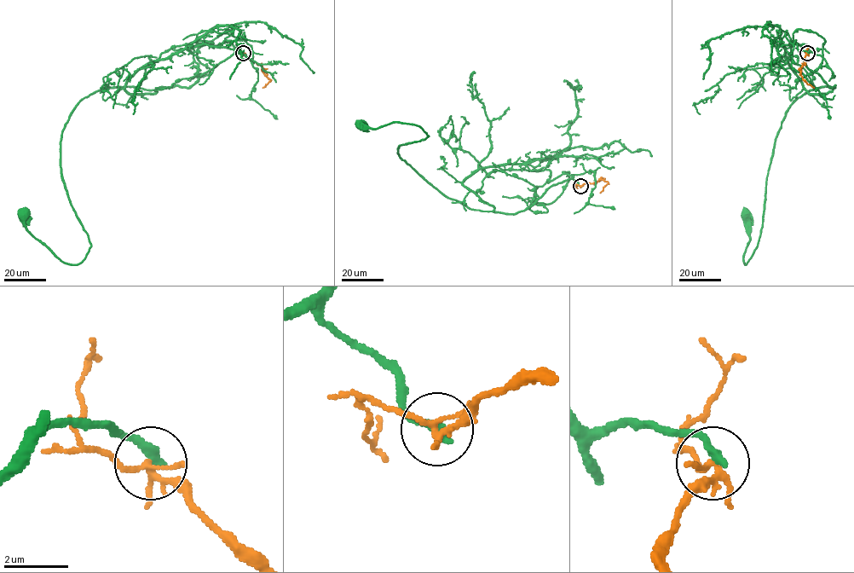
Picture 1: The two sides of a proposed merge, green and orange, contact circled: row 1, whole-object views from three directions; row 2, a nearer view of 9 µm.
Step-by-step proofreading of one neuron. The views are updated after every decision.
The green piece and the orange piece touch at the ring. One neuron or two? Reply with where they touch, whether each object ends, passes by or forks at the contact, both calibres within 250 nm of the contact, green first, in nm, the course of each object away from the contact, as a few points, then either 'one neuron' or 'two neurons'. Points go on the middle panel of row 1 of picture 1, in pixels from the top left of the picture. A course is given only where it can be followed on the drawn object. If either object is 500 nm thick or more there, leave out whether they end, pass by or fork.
place (580, 186); green ends; orange forks; calibres 300 and 160 nm; course green (580, 186), (553, 184), (516, 213), (470, 209), (400, 157), (400, 146), (429, 136), (418, 126), (360, 124); course orange (580, 186), (601, 179), (606, 181), (608, 183), (600, 193); two neurons

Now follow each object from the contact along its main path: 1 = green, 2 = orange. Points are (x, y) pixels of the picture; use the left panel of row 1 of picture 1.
1: (243, 53), (188, 88), (111, 87), (78, 103), (60, 168), (91, 245), (81, 262), (61, 262), (23, 215)
2: (243, 53), (261, 66), (263, 73), (270, 80), (262, 87)

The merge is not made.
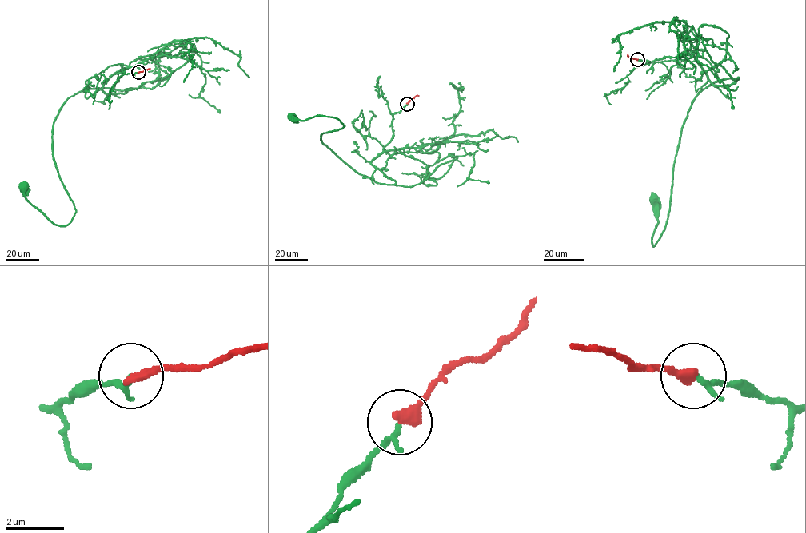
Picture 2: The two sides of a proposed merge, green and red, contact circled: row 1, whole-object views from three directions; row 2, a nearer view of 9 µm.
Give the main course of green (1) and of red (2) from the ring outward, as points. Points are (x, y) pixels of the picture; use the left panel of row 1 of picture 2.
1: (138, 72), (102, 89), (125, 93), (70, 96), (53, 122), (68, 224), (23, 188)
2: (138, 72), (149, 68)

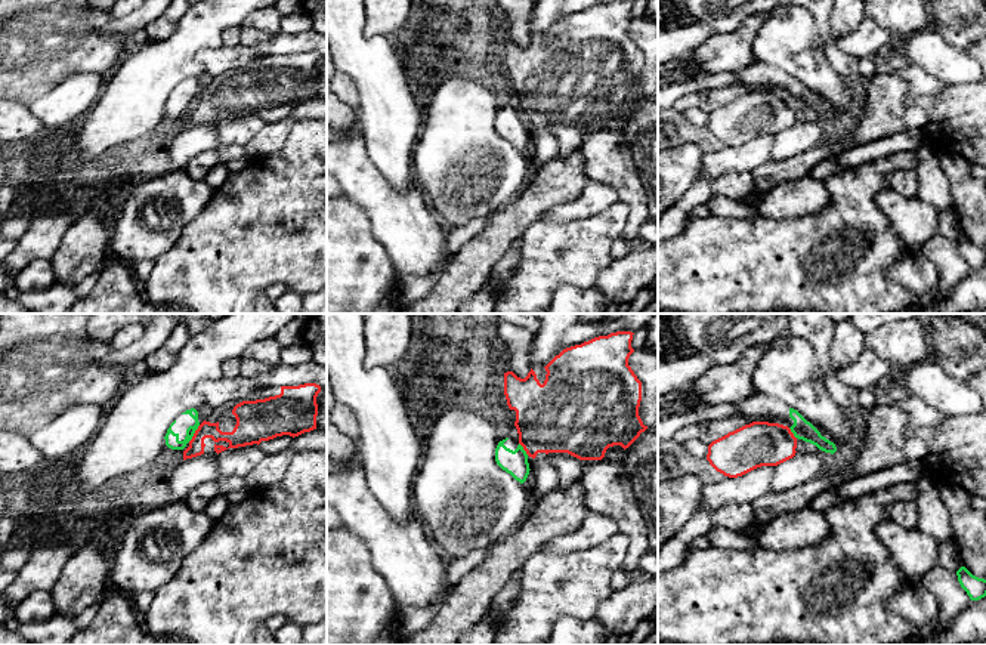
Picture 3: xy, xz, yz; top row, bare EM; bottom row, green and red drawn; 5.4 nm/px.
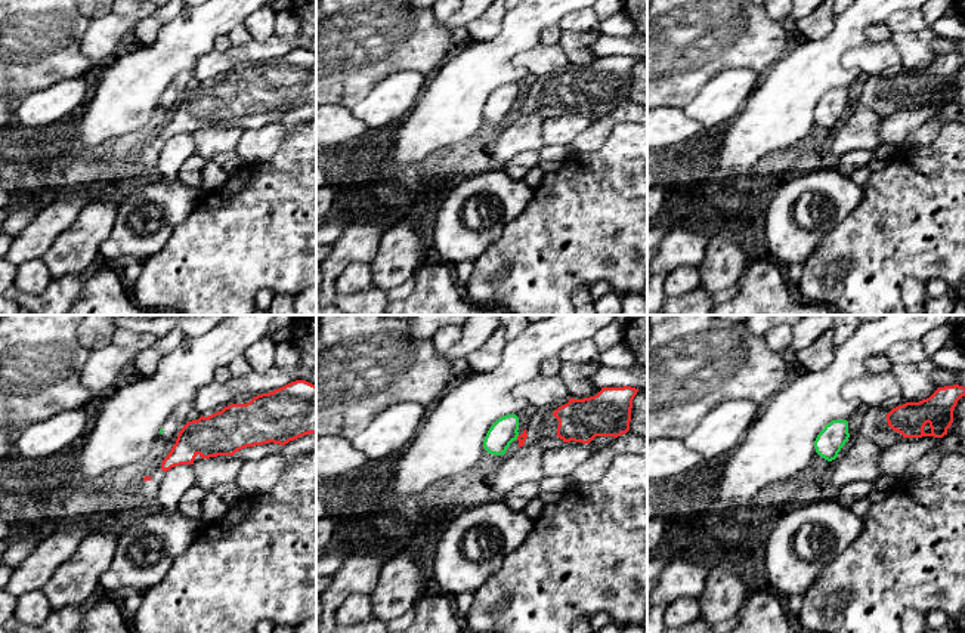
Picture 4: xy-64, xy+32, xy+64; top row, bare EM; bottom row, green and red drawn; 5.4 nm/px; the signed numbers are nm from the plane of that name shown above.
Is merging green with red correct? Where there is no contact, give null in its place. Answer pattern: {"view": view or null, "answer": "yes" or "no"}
{"view": "xy", "answer": "no"}

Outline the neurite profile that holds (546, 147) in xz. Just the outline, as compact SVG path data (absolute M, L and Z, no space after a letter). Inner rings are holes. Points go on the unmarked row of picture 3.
M534 127L532 148L538 166L548 163L559 155L559 142L547 129Z

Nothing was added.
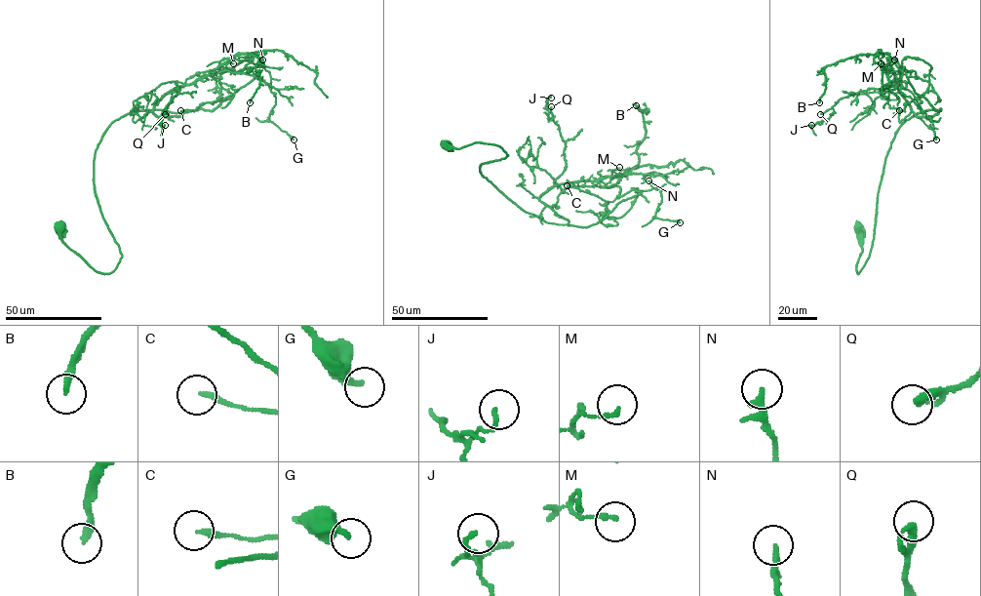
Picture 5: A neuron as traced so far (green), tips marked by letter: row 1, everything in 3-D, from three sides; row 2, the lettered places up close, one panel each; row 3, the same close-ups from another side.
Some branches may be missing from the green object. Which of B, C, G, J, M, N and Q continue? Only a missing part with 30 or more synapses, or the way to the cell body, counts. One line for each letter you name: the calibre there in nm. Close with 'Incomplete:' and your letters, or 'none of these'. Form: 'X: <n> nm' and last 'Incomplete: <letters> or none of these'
B: 220 nm
Q: 320 nm
Incomplete: B, Q

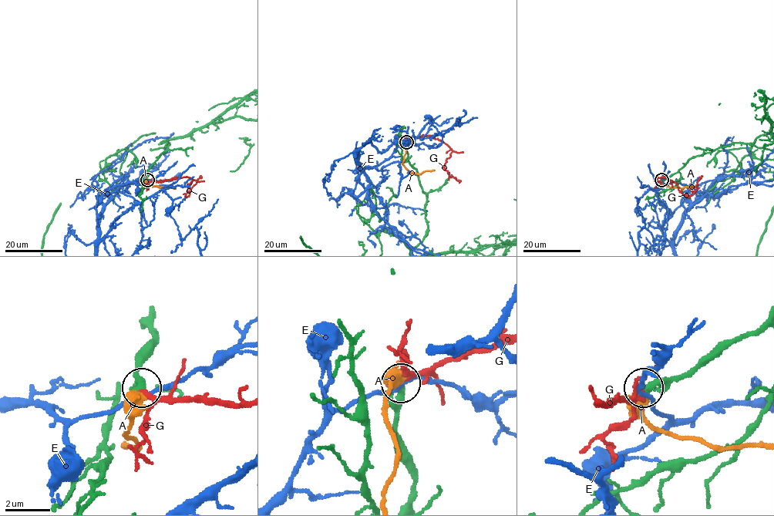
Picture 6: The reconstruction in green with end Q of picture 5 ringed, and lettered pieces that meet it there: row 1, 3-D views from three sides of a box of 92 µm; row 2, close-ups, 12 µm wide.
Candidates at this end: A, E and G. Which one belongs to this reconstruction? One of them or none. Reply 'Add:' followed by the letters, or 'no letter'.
Add: G

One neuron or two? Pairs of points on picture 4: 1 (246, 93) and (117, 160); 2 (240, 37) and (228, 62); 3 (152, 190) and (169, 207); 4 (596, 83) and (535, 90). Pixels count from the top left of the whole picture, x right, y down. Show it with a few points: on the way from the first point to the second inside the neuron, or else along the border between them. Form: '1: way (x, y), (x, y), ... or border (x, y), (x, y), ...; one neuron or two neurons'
1: border (144, 148), (118, 173); two neurons
2: border (251, 40), (232, 46); two neurons
3: way (155, 194), (164, 203); one neuron
4: way (581, 83), (550, 80); one neuron

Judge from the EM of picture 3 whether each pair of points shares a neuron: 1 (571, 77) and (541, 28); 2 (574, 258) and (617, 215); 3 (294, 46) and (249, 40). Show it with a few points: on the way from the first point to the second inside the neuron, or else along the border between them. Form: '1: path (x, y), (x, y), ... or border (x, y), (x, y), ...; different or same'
1: border (563, 18), (544, 36); different
2: path (584, 246), (608, 221); same
3: border (272, 37), (250, 46), (240, 43); different

